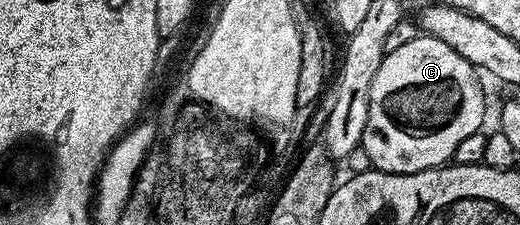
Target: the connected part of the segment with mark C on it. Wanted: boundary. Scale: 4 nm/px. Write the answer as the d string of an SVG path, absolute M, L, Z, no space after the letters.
M420 34L412 42L400 46L400 50L392 50L382 57L380 70L376 70L376 78L372 78L372 90L370 91L370 101L368 102L368 126L364 126L362 143L360 147L367 151L371 165L379 172L397 172L398 175L412 174L413 172L423 172L429 168L440 168L449 165L456 154L456 146L468 138L468 134L476 134L483 131L482 119L486 116L486 100L482 97L482 88L478 85L479 73L473 64L470 64L448 42L440 42L440 38Z

